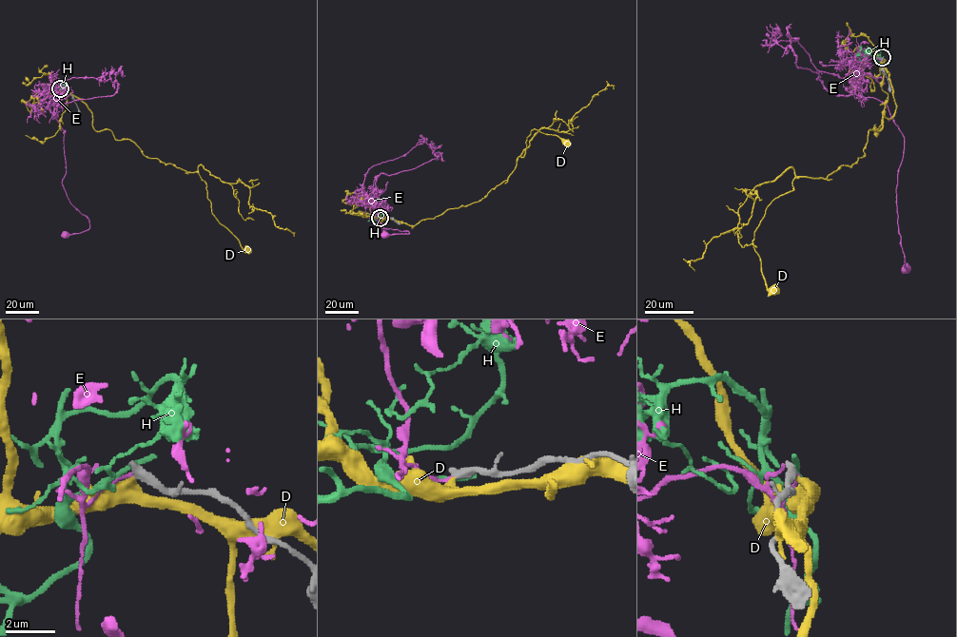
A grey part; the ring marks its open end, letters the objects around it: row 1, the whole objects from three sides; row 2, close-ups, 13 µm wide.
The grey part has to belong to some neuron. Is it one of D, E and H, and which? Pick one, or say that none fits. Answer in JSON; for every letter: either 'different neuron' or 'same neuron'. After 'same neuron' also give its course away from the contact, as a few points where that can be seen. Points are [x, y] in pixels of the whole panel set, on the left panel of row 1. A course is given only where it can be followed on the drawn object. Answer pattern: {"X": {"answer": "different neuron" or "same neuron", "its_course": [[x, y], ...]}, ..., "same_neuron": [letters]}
{"D": {"answer": "different neuron"}, "E": {"answer": "different neuron"}, "H": {"answer": "different neuron"}, "same_neuron": []}

